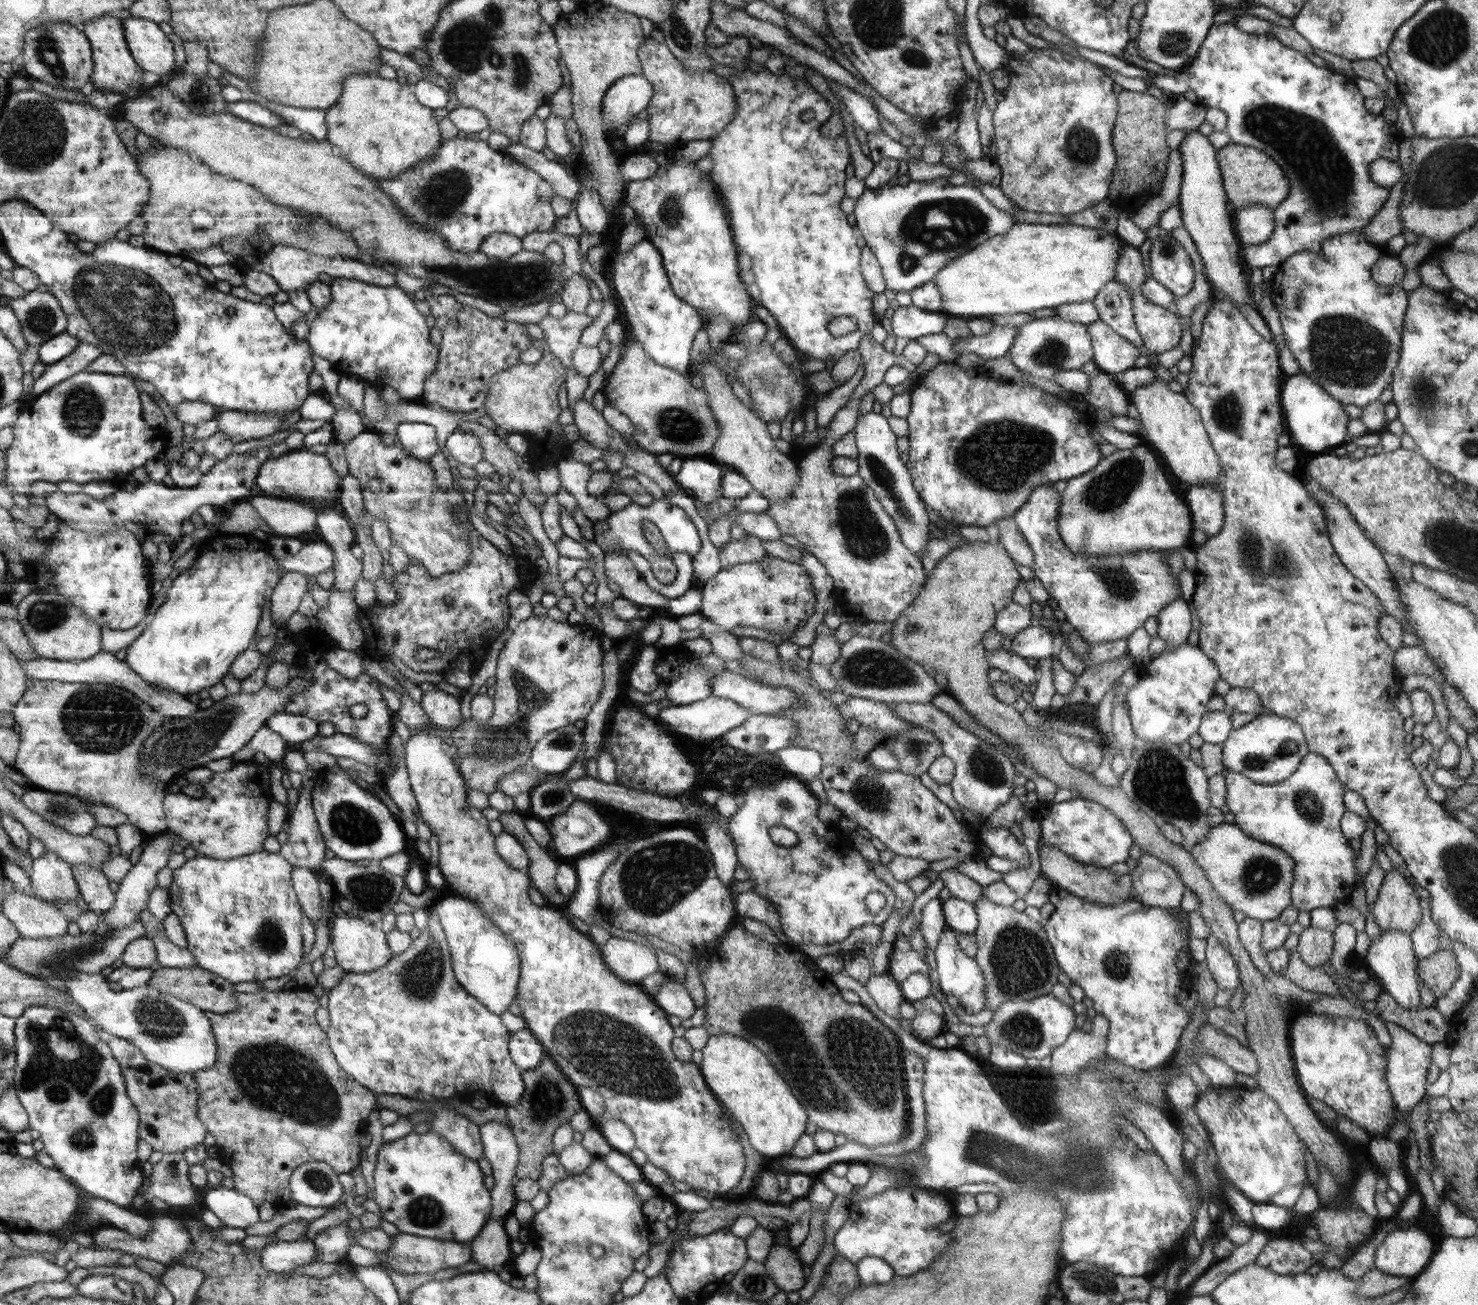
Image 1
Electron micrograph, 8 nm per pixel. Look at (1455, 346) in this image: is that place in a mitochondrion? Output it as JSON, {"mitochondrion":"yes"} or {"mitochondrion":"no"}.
{"mitochondrion":"no"}

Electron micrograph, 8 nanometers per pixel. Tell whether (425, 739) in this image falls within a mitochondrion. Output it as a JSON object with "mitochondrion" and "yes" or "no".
{"mitochondrion":"no"}

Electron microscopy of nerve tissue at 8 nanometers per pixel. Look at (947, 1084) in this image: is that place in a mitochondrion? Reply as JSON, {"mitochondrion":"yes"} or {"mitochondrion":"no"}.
{"mitochondrion":"no"}

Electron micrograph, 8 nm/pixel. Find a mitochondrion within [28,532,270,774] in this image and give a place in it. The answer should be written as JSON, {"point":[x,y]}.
{"point":[104,720]}

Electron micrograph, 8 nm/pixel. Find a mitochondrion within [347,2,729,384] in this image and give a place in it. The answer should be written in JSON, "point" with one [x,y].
{"point":[468,42]}

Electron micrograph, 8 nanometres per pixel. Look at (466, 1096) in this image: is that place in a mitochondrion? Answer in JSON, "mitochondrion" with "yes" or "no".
{"mitochondrion":"no"}

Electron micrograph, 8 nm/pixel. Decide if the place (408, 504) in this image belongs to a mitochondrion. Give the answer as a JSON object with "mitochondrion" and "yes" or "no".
{"mitochondrion":"yes"}

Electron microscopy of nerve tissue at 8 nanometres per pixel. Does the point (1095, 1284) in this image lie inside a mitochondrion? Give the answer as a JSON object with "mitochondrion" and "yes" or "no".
{"mitochondrion":"yes"}

